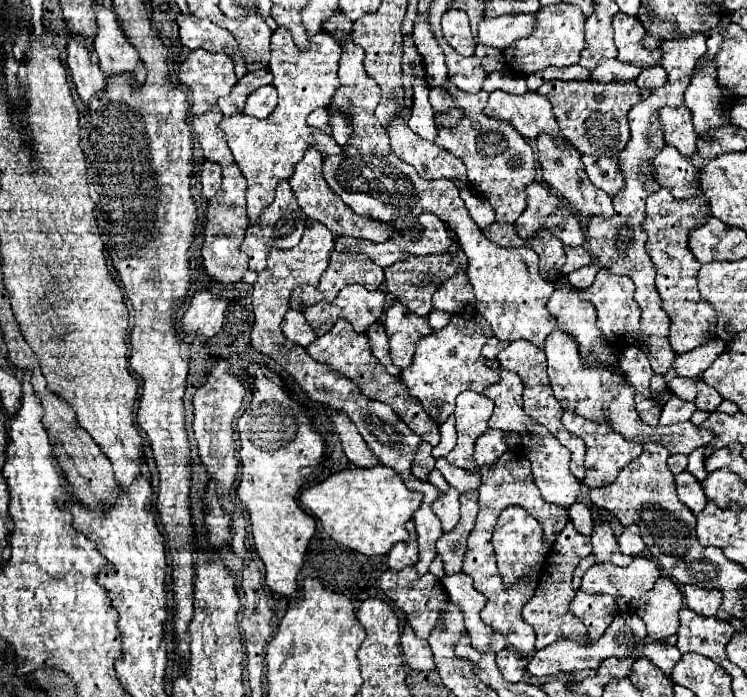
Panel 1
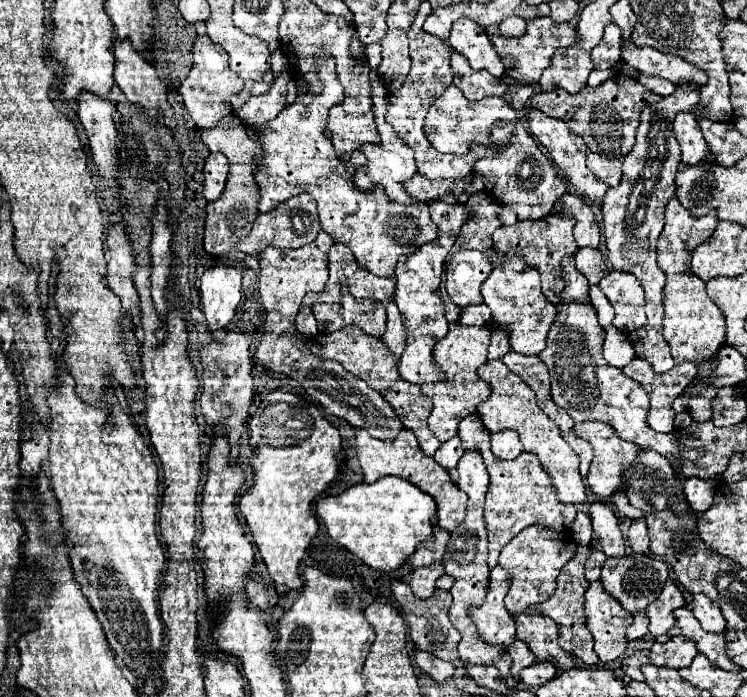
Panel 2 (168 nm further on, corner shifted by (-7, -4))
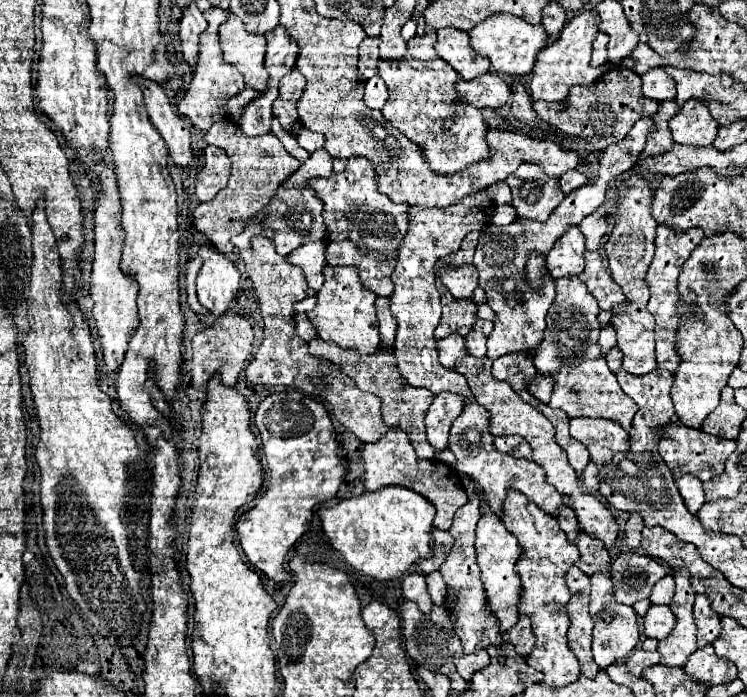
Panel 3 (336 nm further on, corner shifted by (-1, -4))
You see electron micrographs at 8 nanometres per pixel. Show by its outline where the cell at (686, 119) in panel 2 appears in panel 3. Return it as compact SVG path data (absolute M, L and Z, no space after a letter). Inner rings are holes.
M689 99L683 109L669 121L669 129L675 143L707 147L715 141L719 125L703 107L703 103Z

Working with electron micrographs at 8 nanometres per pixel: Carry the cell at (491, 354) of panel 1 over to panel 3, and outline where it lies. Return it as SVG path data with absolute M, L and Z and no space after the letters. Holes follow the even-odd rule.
M469 331L469 335L465 337L465 343L467 343L469 355L473 355L473 357L477 357L477 359L483 359L483 357L487 357L485 341L487 341L487 337L485 337L483 333L477 333L477 331Z

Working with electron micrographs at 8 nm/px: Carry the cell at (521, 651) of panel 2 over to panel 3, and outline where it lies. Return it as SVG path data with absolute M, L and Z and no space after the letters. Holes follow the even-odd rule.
M525 615L519 617L515 627L505 633L505 639L515 647L515 651L521 657L527 657L531 653L531 649L533 649L533 643L535 643L535 635L531 631L531 621Z

